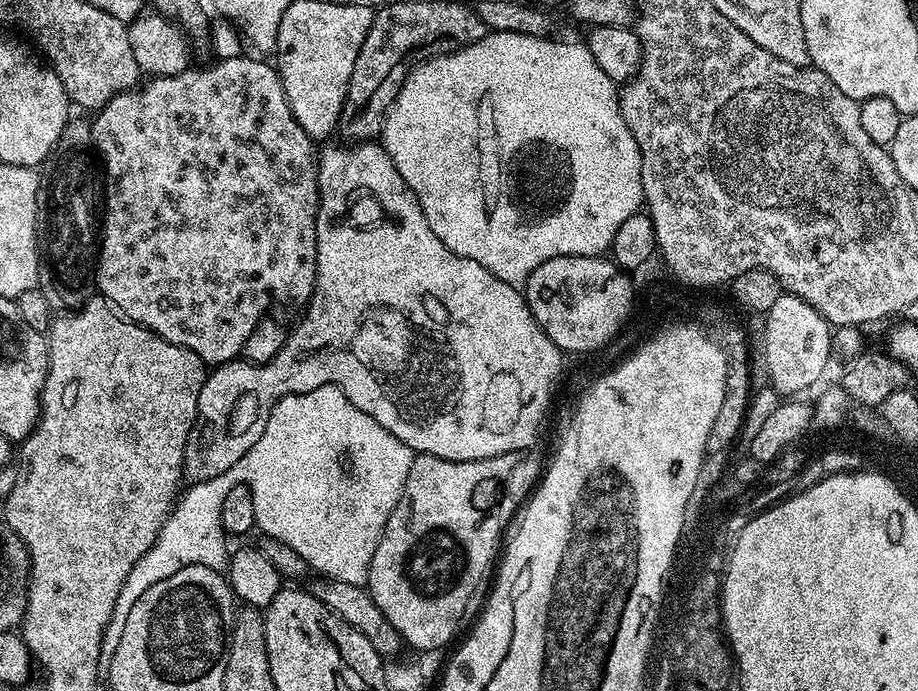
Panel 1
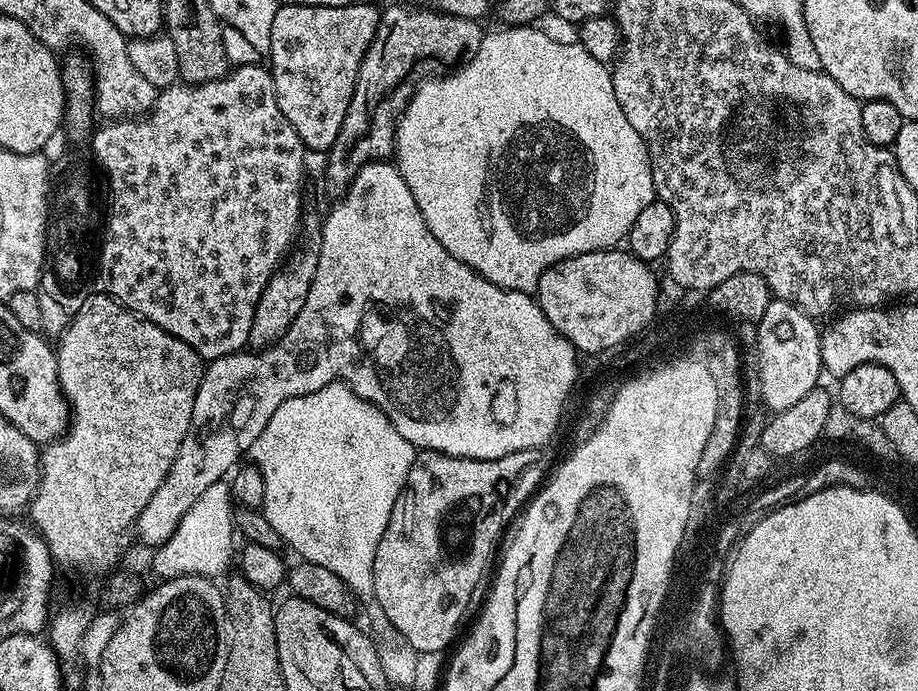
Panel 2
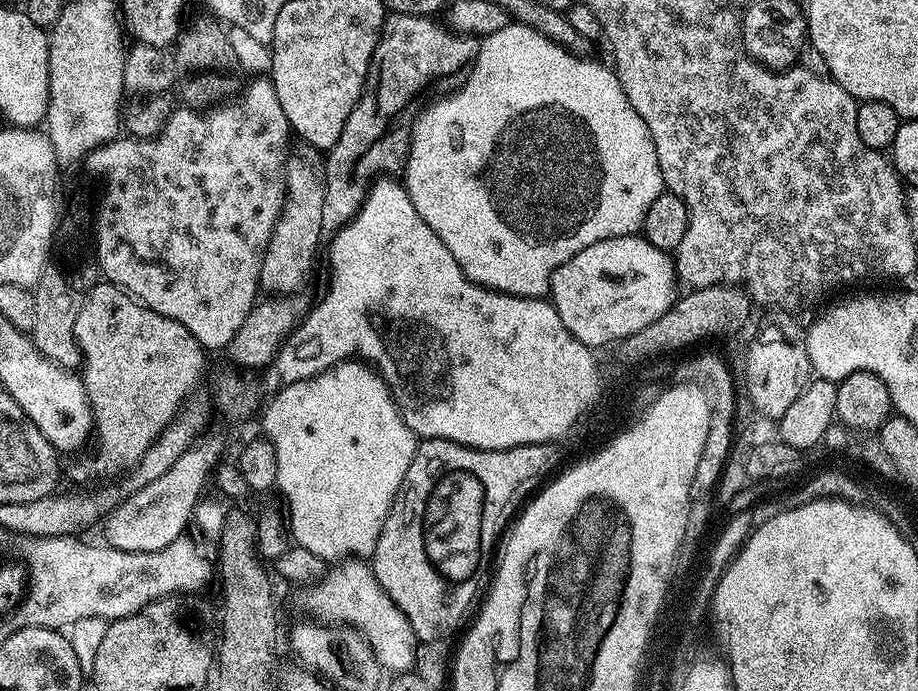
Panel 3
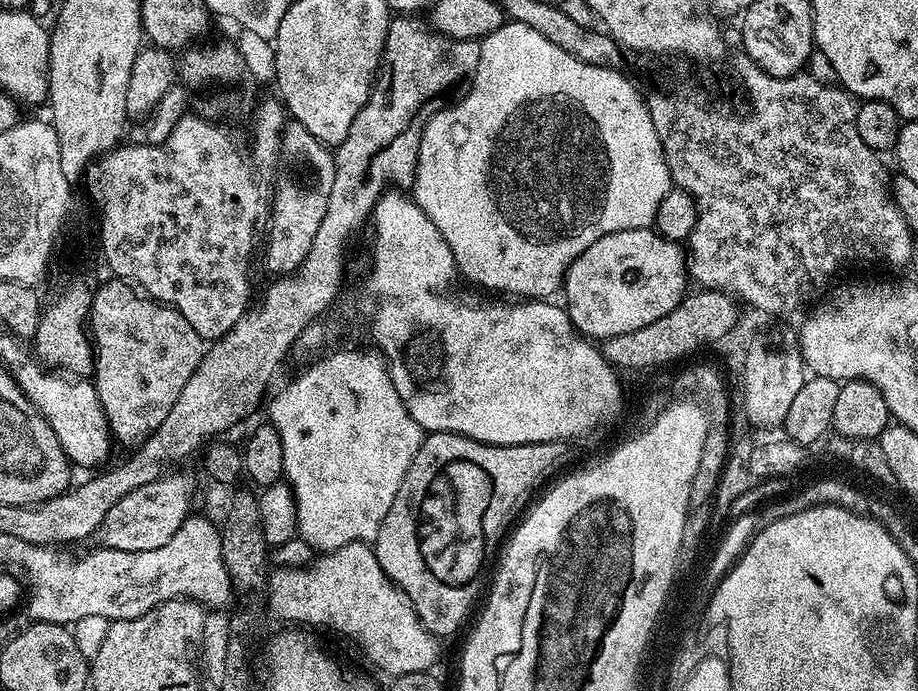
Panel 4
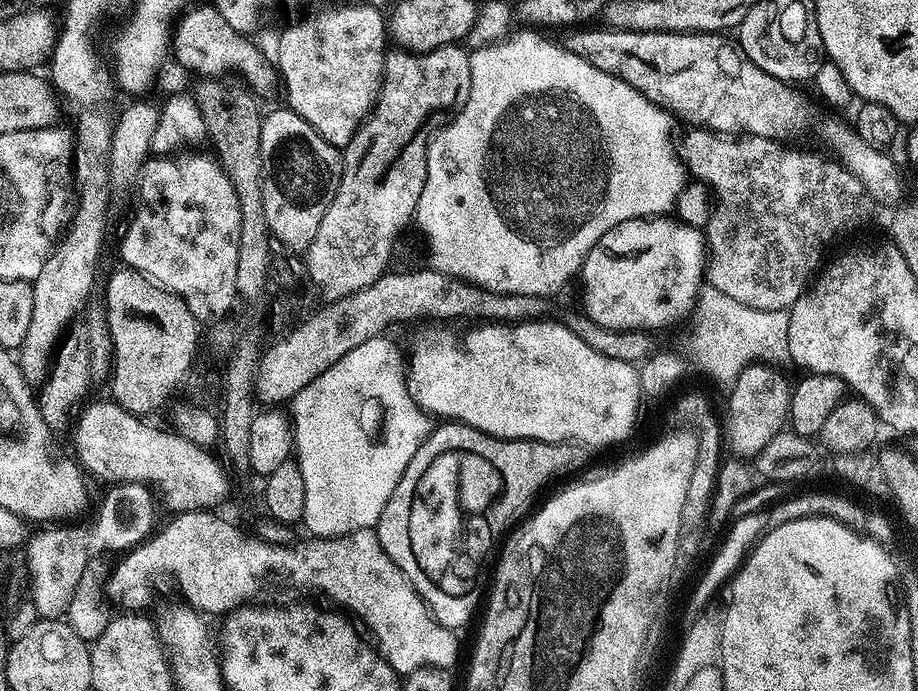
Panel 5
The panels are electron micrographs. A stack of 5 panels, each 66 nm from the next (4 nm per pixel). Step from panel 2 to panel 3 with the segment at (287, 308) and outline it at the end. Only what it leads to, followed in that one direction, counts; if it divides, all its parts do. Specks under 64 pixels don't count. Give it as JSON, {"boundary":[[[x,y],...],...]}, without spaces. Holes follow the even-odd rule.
{"boundary":[[[300,142],[291,149],[288,157],[288,195],[285,208],[276,224],[272,242],[264,256],[260,271],[260,292],[277,292],[277,297],[292,298],[308,284],[308,275],[316,264],[320,252],[320,239],[326,236],[322,226],[322,206],[326,198],[324,161],[321,149]]]}

